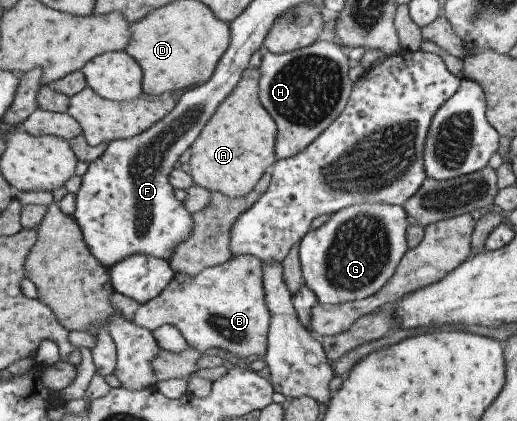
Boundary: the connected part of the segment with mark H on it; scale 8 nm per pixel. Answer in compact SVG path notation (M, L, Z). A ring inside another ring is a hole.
M315 41L302 49L273 54L266 51L260 58L258 89L260 103L276 126L274 160L295 156L303 150L343 110L347 102L351 80L347 77L347 57L331 41Z

